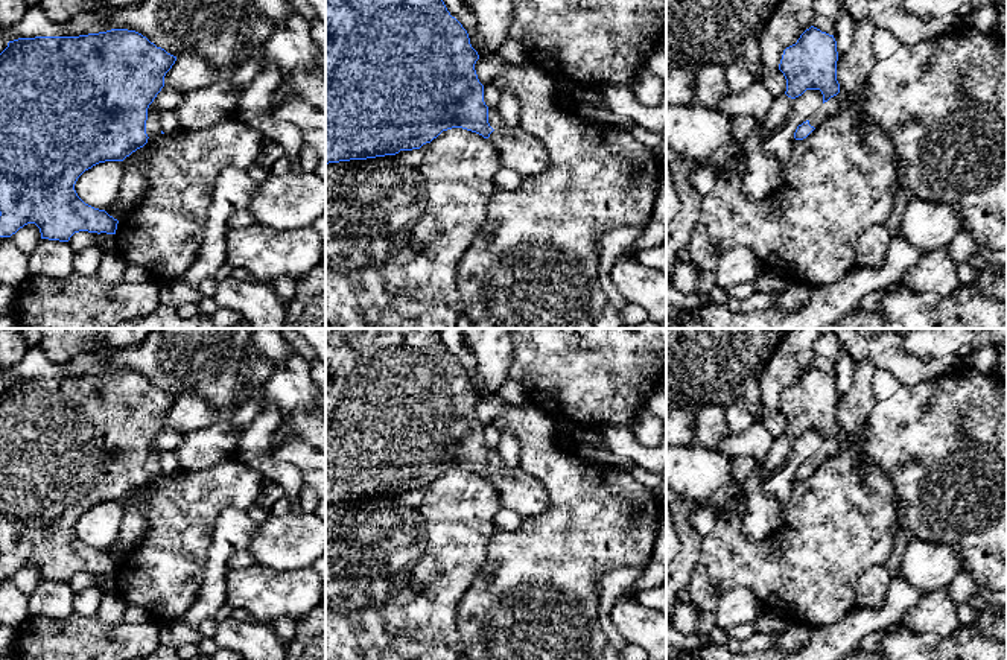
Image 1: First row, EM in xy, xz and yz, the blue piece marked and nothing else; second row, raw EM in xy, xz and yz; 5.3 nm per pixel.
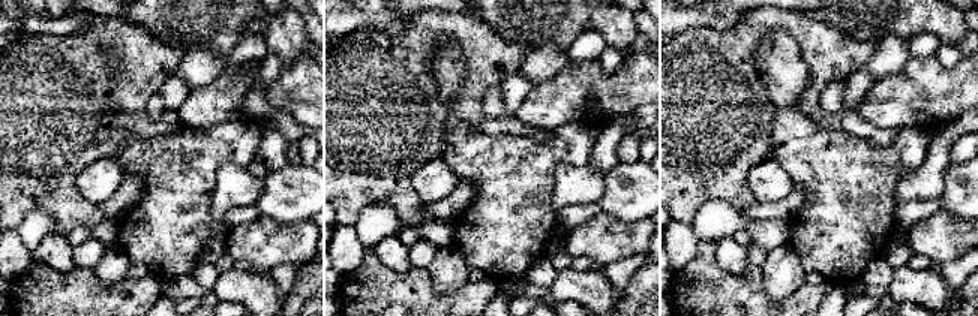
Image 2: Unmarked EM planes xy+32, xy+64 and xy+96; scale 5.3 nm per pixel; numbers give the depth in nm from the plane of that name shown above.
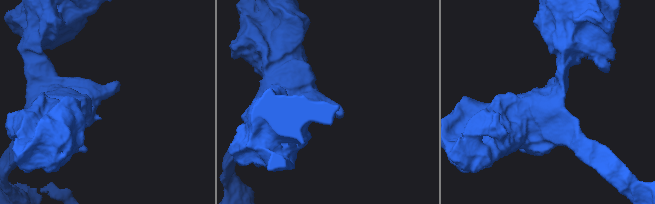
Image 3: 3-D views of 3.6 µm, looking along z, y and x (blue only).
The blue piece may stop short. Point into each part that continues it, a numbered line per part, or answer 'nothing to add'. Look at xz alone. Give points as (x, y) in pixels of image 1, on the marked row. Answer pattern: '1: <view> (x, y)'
1: xz (519, 151)

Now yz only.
1: yz (831, 107)

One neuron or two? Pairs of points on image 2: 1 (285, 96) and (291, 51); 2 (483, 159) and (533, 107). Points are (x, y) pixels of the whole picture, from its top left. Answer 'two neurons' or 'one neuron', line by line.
1: two neurons
2: two neurons

